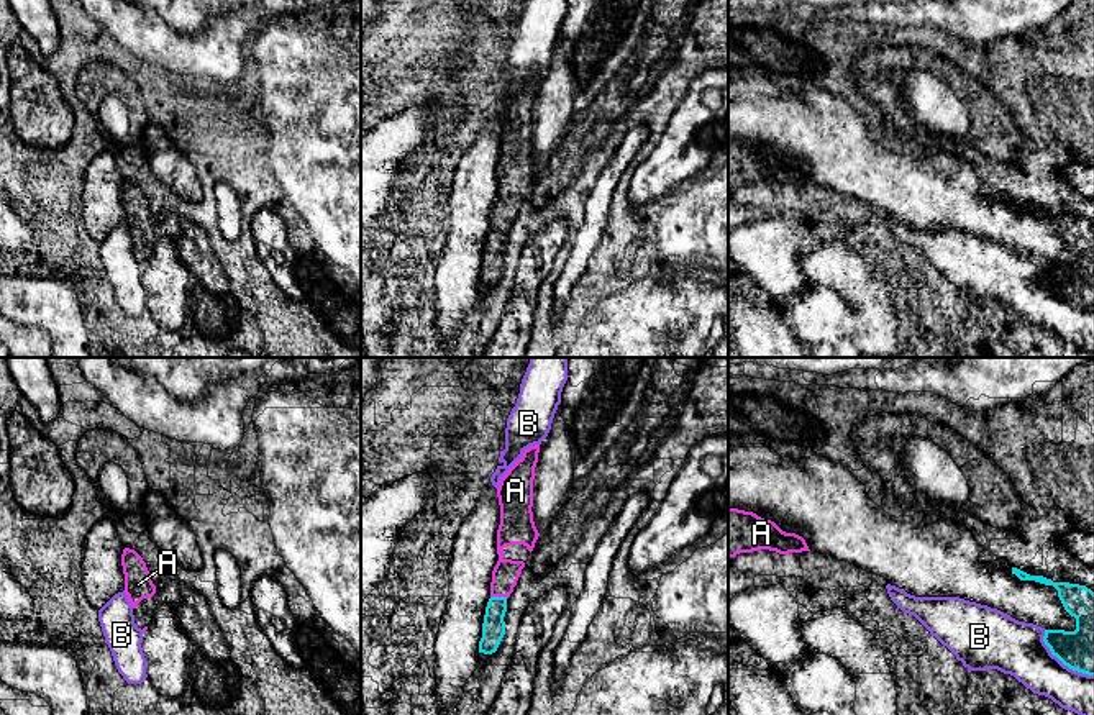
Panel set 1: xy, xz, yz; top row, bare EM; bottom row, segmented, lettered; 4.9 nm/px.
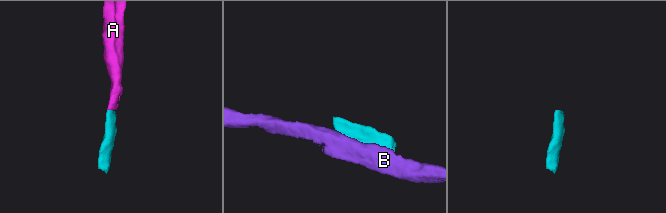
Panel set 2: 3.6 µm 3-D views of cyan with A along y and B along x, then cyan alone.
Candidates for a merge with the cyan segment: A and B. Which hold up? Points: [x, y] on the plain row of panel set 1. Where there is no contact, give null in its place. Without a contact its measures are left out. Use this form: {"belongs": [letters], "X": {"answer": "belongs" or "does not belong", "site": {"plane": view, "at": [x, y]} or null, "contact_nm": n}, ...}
{"belongs": ["A"], "A": {"answer": "belongs", "site": {"plane": "xz", "at": [499, 230]}, "contact_nm": 90}, "B": {"answer": "does not belong", "site": {"plane": "yz", "at": [1062, 294]}, "contact_nm": 340}}

